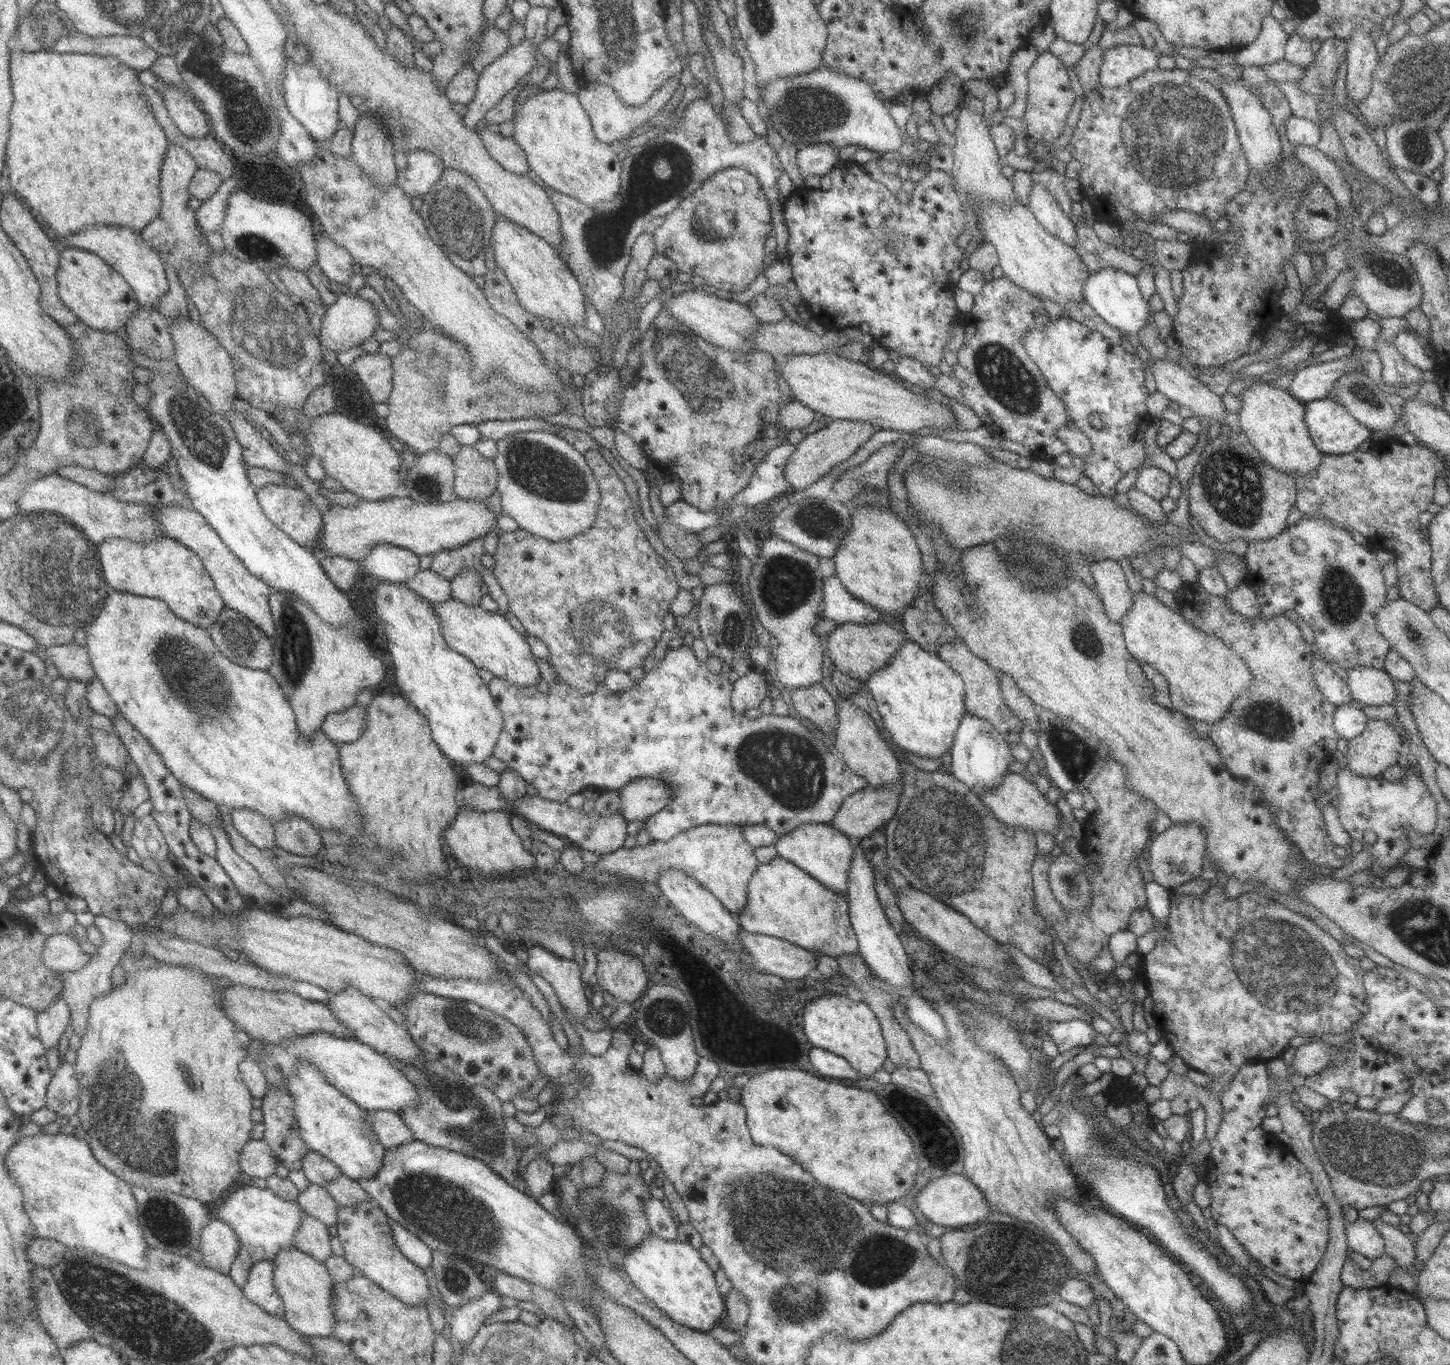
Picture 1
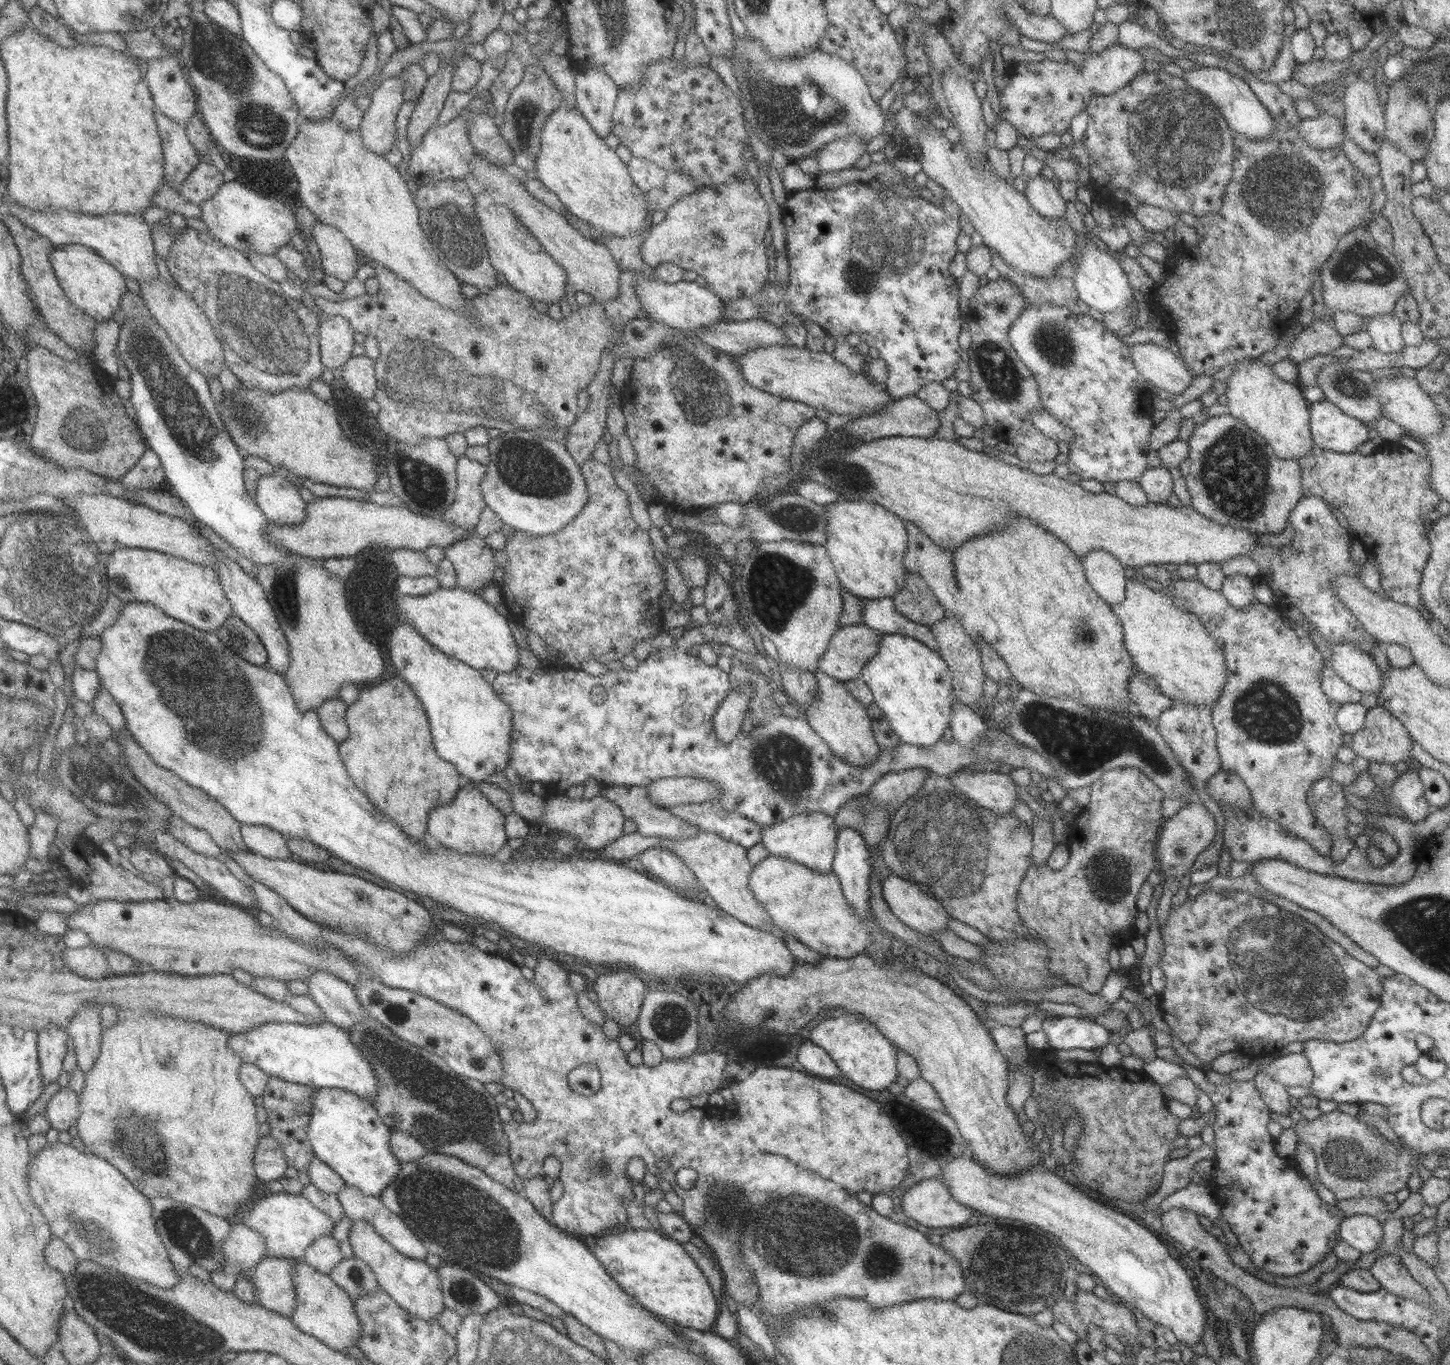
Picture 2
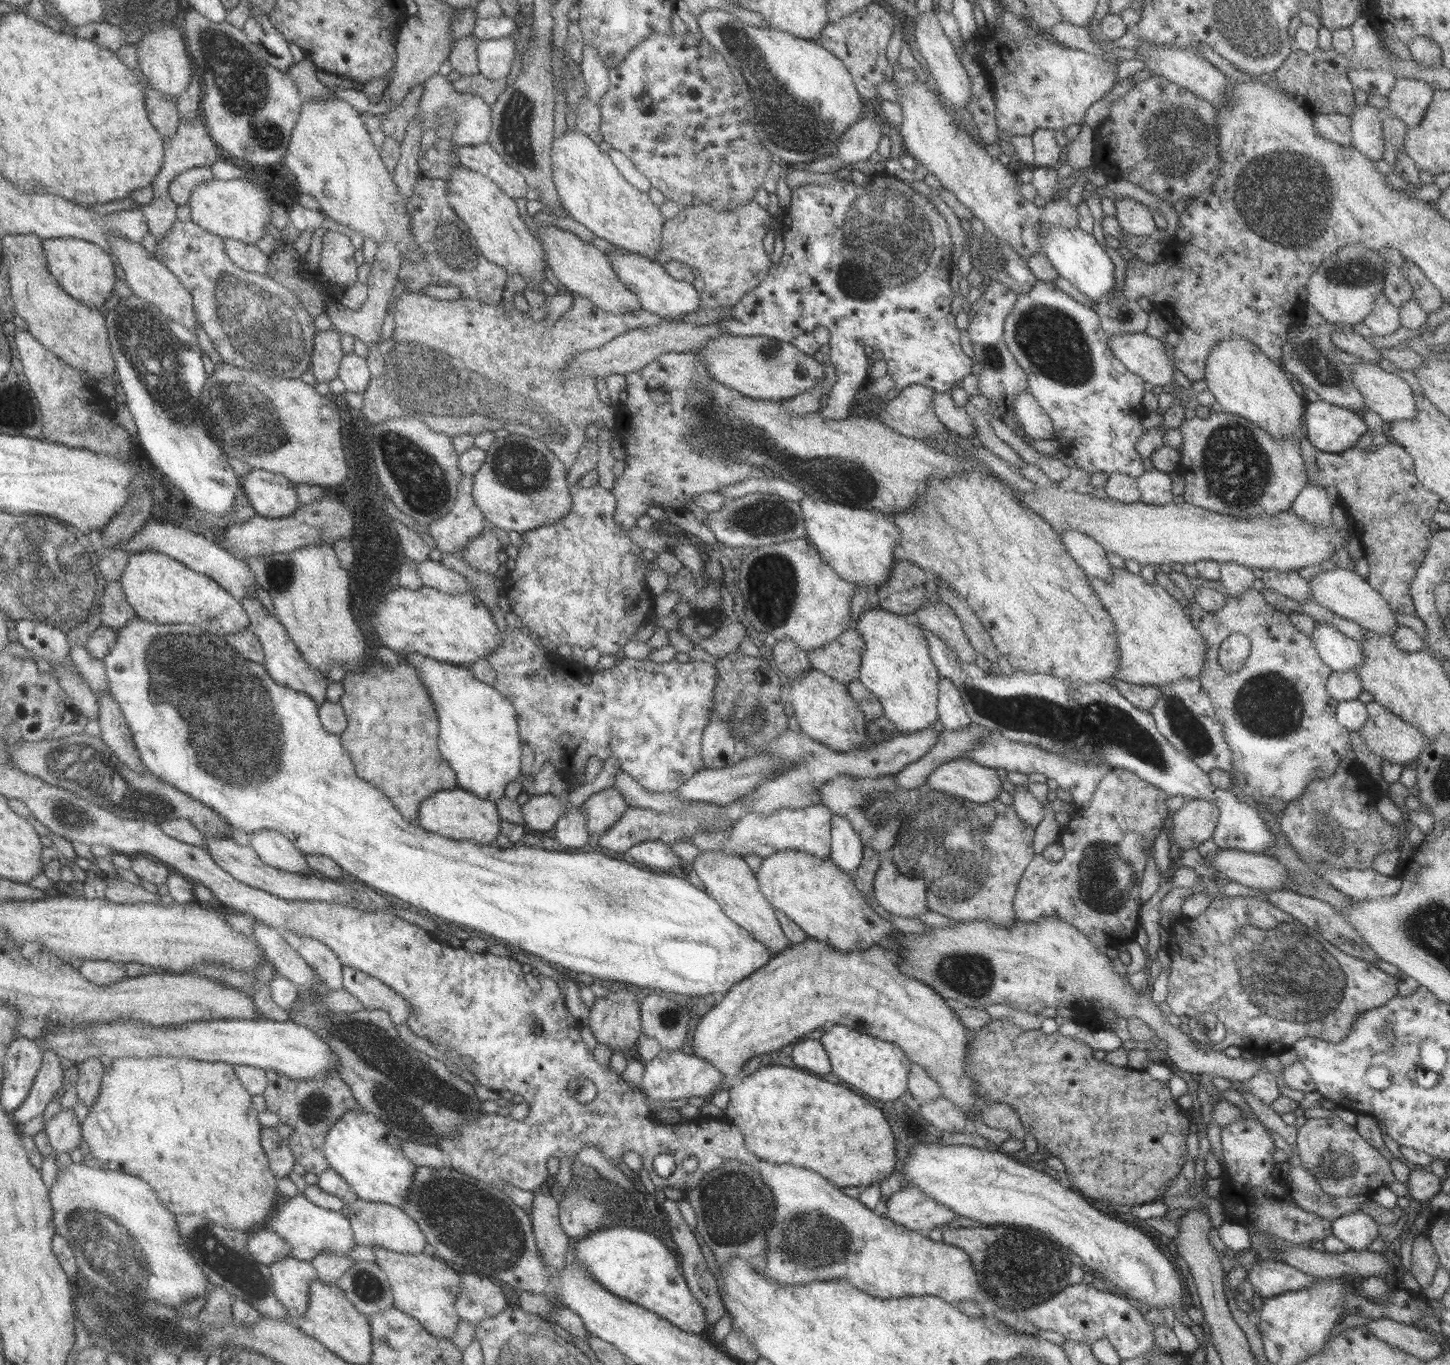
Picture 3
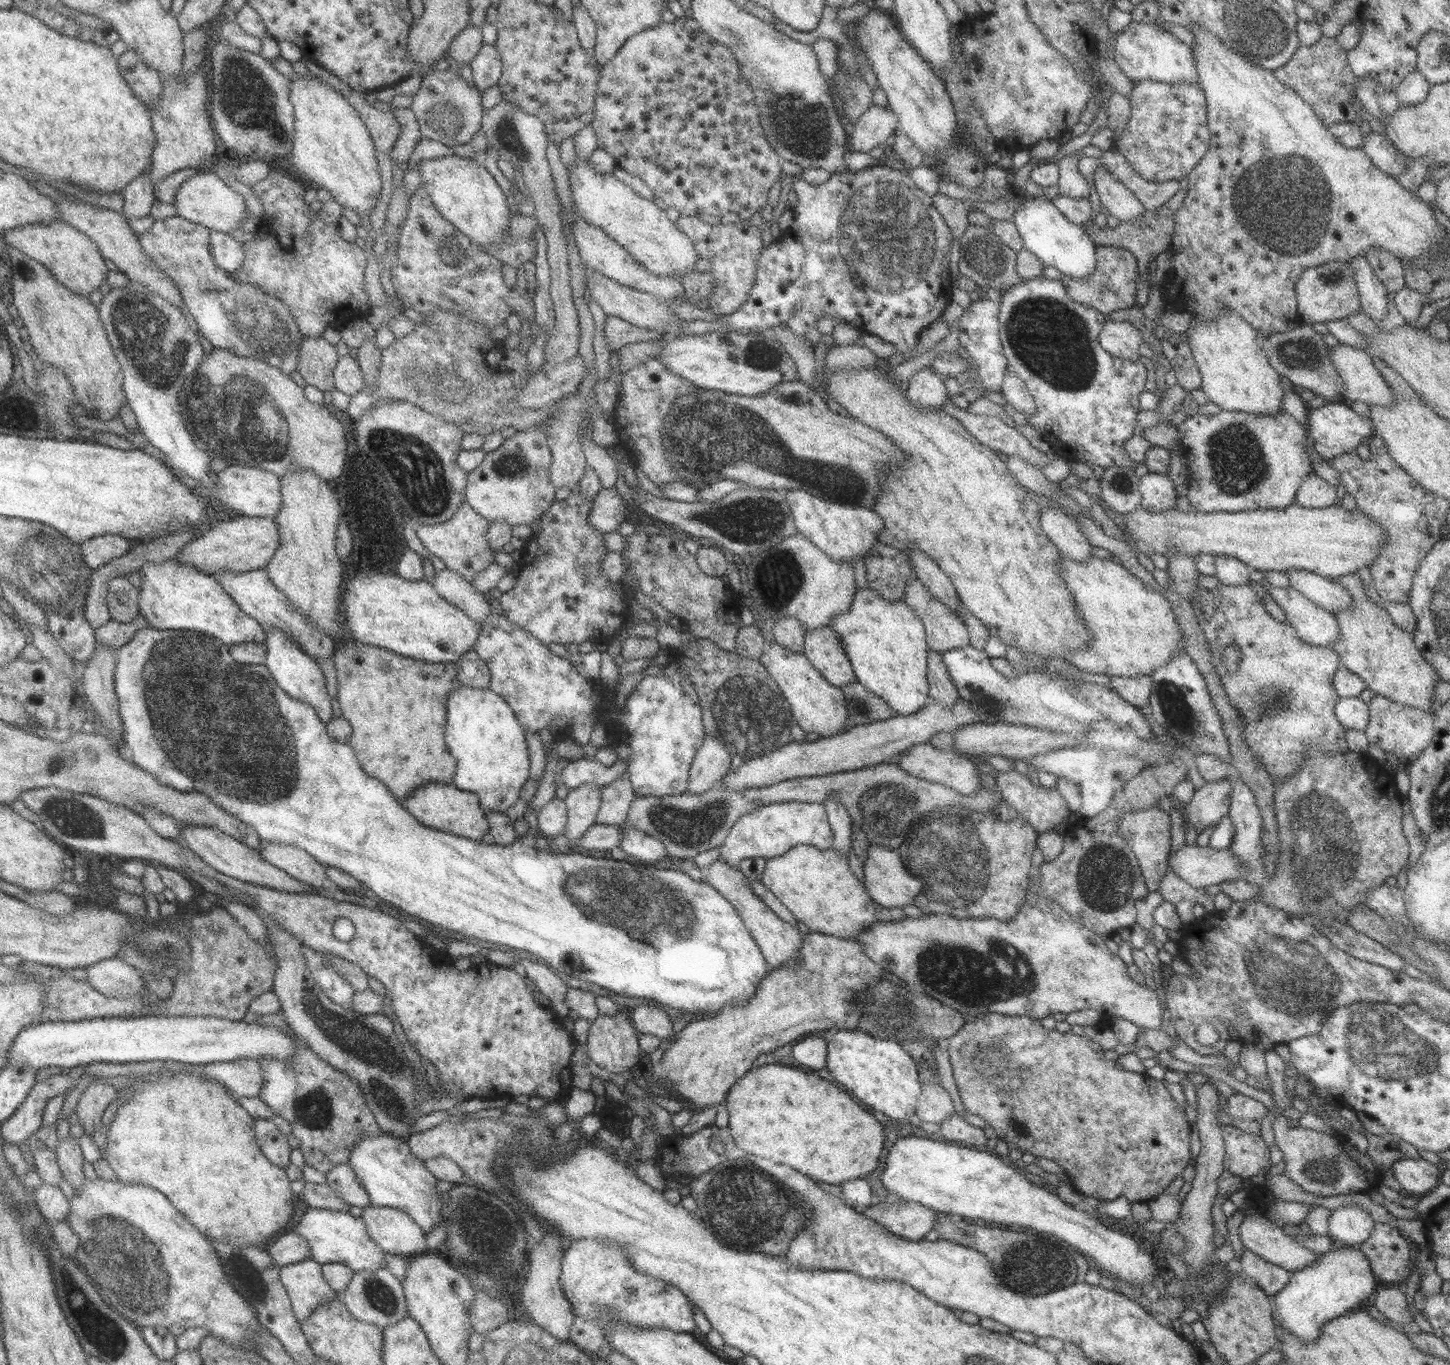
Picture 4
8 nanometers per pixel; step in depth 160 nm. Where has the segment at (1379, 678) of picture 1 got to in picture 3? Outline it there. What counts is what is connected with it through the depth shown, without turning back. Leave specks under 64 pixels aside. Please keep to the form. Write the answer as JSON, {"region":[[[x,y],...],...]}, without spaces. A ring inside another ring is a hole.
{"region":[[[1329,622],[1318,623],[1311,639],[1321,659],[1333,672],[1355,671],[1362,663],[1365,663],[1361,643],[1344,635]]]}

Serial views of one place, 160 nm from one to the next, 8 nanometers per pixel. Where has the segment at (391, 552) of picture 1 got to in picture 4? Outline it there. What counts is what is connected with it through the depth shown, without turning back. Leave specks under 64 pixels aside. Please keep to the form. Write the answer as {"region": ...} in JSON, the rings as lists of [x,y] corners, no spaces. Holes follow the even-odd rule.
{"region":[[[446,568],[435,573],[430,583],[444,600],[461,608],[480,627],[494,611],[484,594],[453,570]]]}

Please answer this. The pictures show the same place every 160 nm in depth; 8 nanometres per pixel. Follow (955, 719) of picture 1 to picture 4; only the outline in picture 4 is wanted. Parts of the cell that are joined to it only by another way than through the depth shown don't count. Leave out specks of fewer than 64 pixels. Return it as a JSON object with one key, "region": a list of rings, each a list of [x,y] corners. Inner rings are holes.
{"region":[[[870,587],[857,589],[849,611],[836,615],[829,624],[837,632],[858,682],[883,698],[900,716],[918,712],[929,696],[926,678],[927,643],[922,619],[904,602],[886,600]]]}

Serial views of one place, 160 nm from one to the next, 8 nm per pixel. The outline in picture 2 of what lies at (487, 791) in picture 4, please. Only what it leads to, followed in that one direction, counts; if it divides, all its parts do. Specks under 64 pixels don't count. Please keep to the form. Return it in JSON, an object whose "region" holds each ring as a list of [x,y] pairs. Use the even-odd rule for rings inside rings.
{"region":[[[396,618],[392,620],[394,634],[390,642],[390,658],[397,674],[400,675],[422,701],[423,707],[434,734],[434,746],[438,756],[450,762],[459,774],[463,782],[475,785],[476,783],[488,783],[491,774],[504,772],[509,767],[510,737],[512,737],[512,714],[510,706],[506,704],[493,689],[493,683],[488,682],[481,671],[472,668],[469,664],[448,656],[430,644],[410,622]]]}

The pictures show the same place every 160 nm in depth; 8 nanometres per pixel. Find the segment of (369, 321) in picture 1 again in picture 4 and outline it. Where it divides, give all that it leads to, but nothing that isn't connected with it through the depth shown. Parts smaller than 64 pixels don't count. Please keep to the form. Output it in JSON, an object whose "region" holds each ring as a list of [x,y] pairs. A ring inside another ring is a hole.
{"region":[[[305,337],[300,345],[300,356],[297,371],[307,385],[320,389],[323,393],[335,389],[334,370],[340,356],[336,345],[322,337]]]}

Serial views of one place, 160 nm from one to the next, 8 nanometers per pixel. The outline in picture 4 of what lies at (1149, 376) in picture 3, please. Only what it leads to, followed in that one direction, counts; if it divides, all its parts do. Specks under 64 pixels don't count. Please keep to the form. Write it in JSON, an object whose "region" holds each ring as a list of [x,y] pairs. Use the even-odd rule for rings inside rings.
{"region":[[[1108,318],[1099,334],[1101,347],[1118,358],[1140,361],[1138,354],[1142,344],[1141,331],[1135,328],[1131,322],[1115,322]]]}

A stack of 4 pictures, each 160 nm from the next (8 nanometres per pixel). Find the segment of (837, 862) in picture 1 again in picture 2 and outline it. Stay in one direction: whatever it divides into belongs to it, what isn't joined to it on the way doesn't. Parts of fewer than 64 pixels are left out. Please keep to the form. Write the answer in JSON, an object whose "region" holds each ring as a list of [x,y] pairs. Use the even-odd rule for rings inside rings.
{"region":[[[809,812],[791,816],[770,826],[762,826],[761,843],[770,855],[784,856],[798,864],[804,864],[806,868],[827,873],[832,871],[834,864],[838,831],[839,827],[830,815],[823,812]]]}

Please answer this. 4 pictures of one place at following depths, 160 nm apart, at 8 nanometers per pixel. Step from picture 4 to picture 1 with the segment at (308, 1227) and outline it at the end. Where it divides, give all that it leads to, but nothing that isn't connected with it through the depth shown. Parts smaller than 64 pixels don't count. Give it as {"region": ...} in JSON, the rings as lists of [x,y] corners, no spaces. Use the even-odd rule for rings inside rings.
{"region":[[[256,1185],[239,1187],[217,1207],[219,1210],[215,1211],[215,1216],[234,1230],[240,1242],[238,1256],[232,1263],[229,1276],[243,1290],[256,1263],[272,1261],[280,1249],[294,1246],[294,1237],[298,1233],[302,1217],[306,1214],[296,1201],[284,1200],[270,1189],[264,1190]]]}

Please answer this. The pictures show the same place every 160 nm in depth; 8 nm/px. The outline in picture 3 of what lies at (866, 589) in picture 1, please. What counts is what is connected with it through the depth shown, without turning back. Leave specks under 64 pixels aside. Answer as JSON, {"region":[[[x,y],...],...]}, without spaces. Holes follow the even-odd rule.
{"region":[[[806,495],[799,500],[807,538],[818,549],[822,558],[840,575],[840,578],[858,585],[878,588],[889,576],[894,561],[893,548],[900,538],[891,515],[874,509],[858,509],[832,504]]]}

